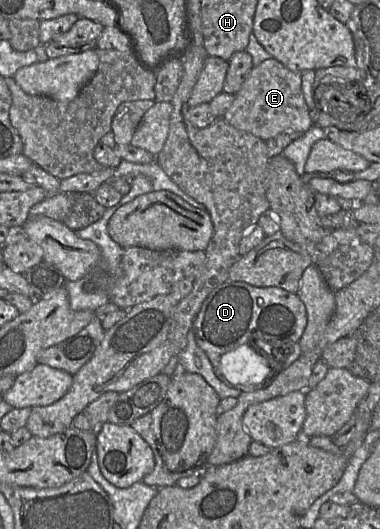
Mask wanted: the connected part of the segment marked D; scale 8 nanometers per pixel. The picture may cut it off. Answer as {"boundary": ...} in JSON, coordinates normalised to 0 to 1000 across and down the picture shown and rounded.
{"boundary":[[[597,529],[539,563],[508,607],[505,626],[516,650],[545,671],[574,713],[587,669],[653,652],[705,686],[703,656],[726,648],[787,647],[805,612],[805,582],[779,554],[732,543],[679,544],[645,533]]]}

